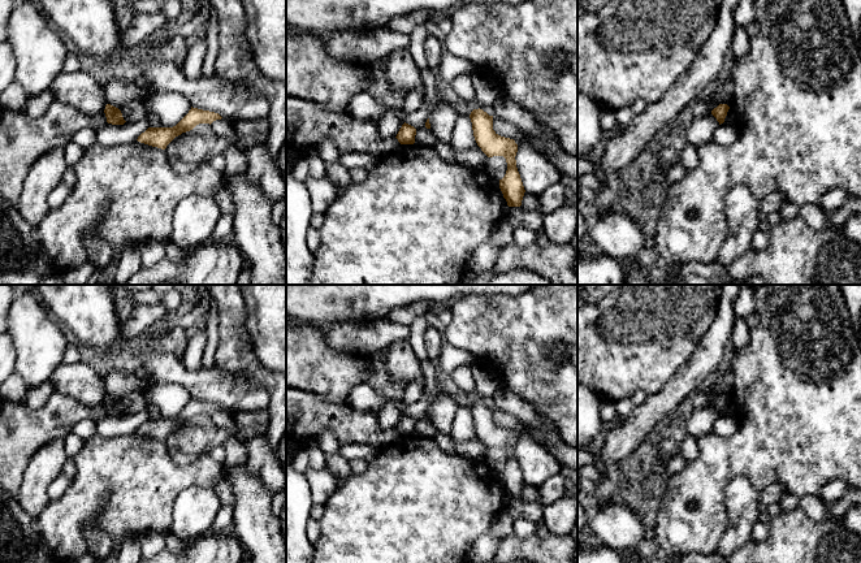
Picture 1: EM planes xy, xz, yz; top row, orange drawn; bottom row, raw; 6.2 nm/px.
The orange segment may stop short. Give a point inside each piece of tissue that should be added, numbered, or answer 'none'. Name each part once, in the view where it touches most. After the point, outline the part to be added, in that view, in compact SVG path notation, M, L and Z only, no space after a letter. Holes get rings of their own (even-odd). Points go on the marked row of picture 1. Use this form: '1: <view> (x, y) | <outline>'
none

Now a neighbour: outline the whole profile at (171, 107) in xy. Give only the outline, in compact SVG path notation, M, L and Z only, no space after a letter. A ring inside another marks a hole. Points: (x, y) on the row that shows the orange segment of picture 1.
M153 91L144 108L159 116L161 127L173 127L189 113L191 104L181 94Z

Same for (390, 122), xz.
M386 109L377 122L377 131L381 138L389 139L397 137L404 124L404 118L401 117L402 113L404 113L402 109Z

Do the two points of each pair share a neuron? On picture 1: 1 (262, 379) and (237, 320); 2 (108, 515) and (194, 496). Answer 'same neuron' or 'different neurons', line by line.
1: same neuron
2: different neurons

